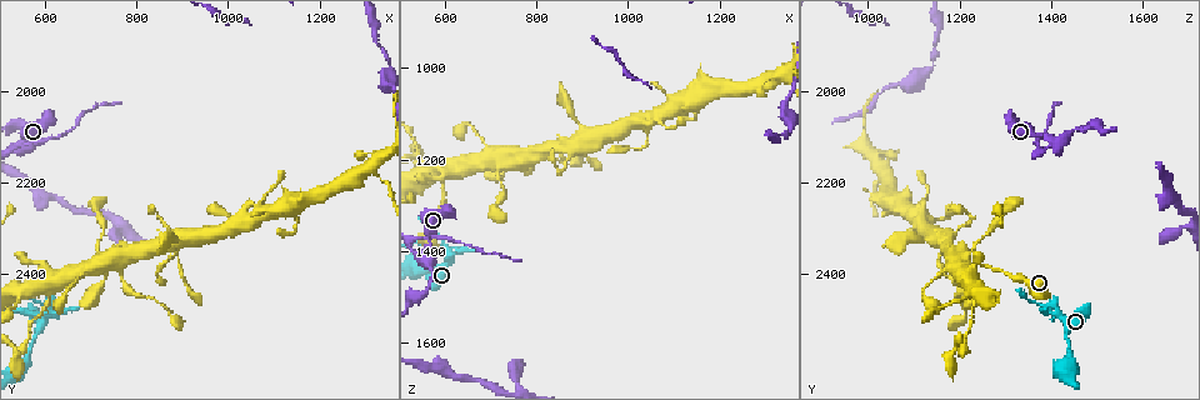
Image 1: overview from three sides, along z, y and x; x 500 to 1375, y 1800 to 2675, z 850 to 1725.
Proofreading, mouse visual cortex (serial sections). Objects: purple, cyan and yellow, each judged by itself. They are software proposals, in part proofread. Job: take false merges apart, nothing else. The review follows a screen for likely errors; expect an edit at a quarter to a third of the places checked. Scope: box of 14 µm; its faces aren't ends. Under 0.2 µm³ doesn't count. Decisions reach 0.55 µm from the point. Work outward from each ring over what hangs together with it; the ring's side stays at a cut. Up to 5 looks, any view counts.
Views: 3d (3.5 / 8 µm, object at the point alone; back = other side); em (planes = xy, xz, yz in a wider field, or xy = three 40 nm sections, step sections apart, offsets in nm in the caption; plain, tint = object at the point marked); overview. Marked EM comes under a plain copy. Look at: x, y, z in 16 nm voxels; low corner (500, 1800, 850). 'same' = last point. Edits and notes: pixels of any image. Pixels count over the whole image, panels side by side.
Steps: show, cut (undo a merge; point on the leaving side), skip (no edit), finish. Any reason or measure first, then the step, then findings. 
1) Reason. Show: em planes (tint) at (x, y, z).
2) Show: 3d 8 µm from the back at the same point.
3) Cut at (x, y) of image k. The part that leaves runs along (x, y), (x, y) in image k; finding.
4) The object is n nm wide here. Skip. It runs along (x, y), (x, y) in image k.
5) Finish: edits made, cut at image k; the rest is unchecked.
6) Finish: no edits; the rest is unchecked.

Sharp bend. Show: 3d 3.5 µm at (605, 2465, 1400).

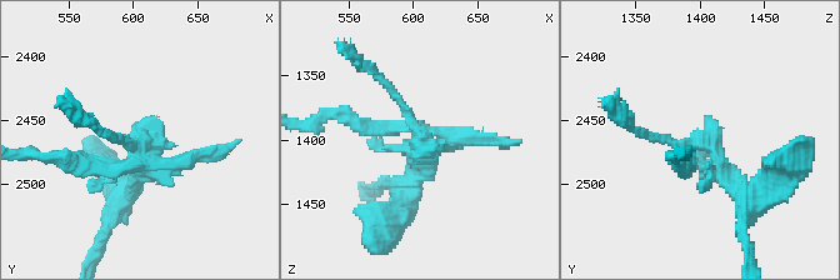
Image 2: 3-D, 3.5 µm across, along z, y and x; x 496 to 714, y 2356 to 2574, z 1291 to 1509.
Cut at (366, 126) of image 2. The part that leaves runs along (406, 129), (345, 115), (314, 121) in image 2; a second cell is stuck on.

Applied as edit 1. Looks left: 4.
Show: overview.

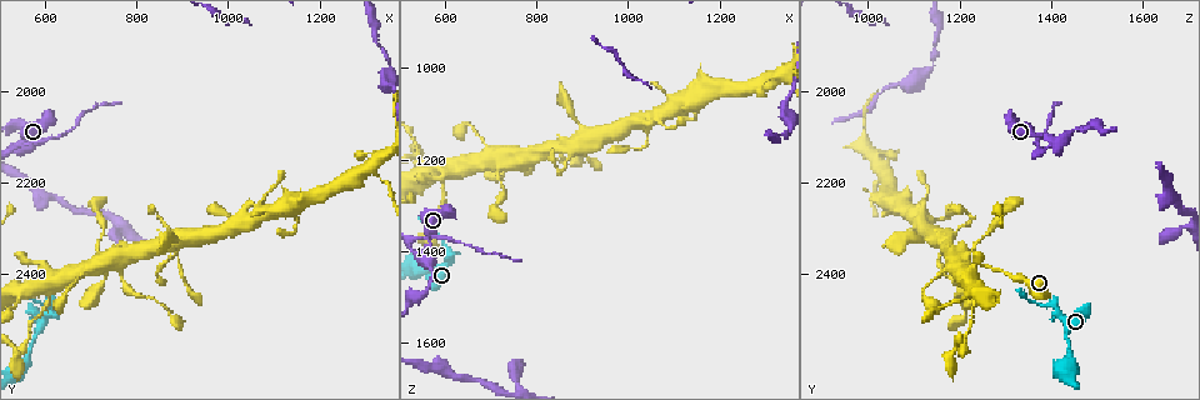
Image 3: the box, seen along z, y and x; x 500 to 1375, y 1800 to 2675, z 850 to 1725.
Show: 3d 3.5 µm at (605, 2405, 1230).

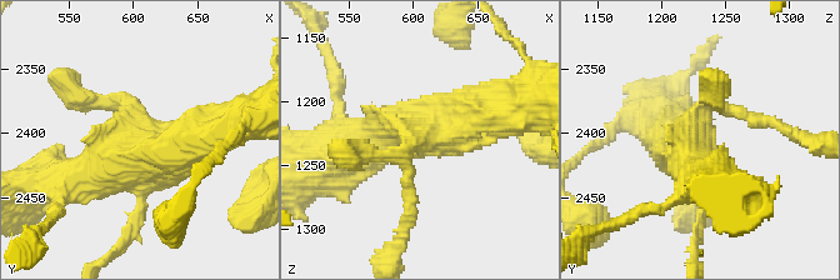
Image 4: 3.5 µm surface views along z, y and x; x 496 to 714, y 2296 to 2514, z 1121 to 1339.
Show: em xy step 5 (tint) at (606, 2404, 1226).

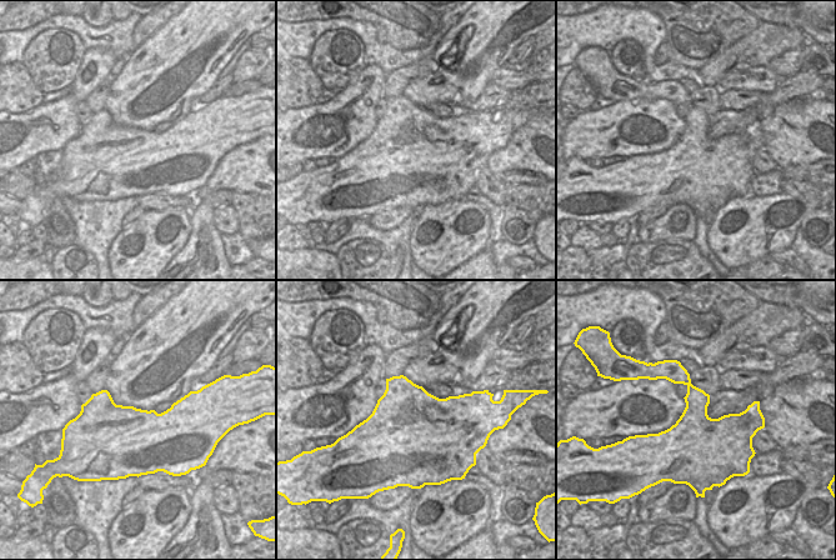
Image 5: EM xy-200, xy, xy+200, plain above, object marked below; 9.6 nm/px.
The object is 900 nm wide here. Skip. It runs along (406, 186), (418, 138), (486, 113) in image 4; continuous, no second cell.

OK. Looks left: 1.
Finish: edits made, cut at image 2; the rest is unchecked.

